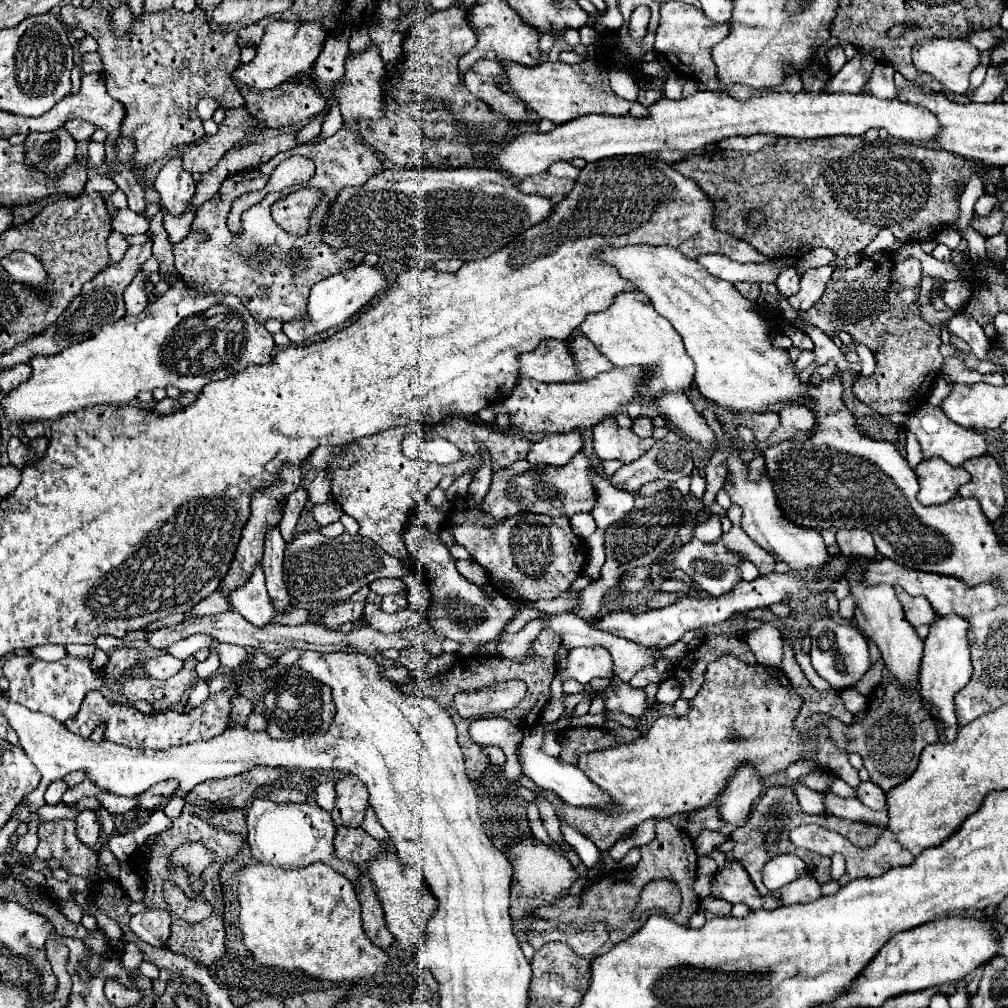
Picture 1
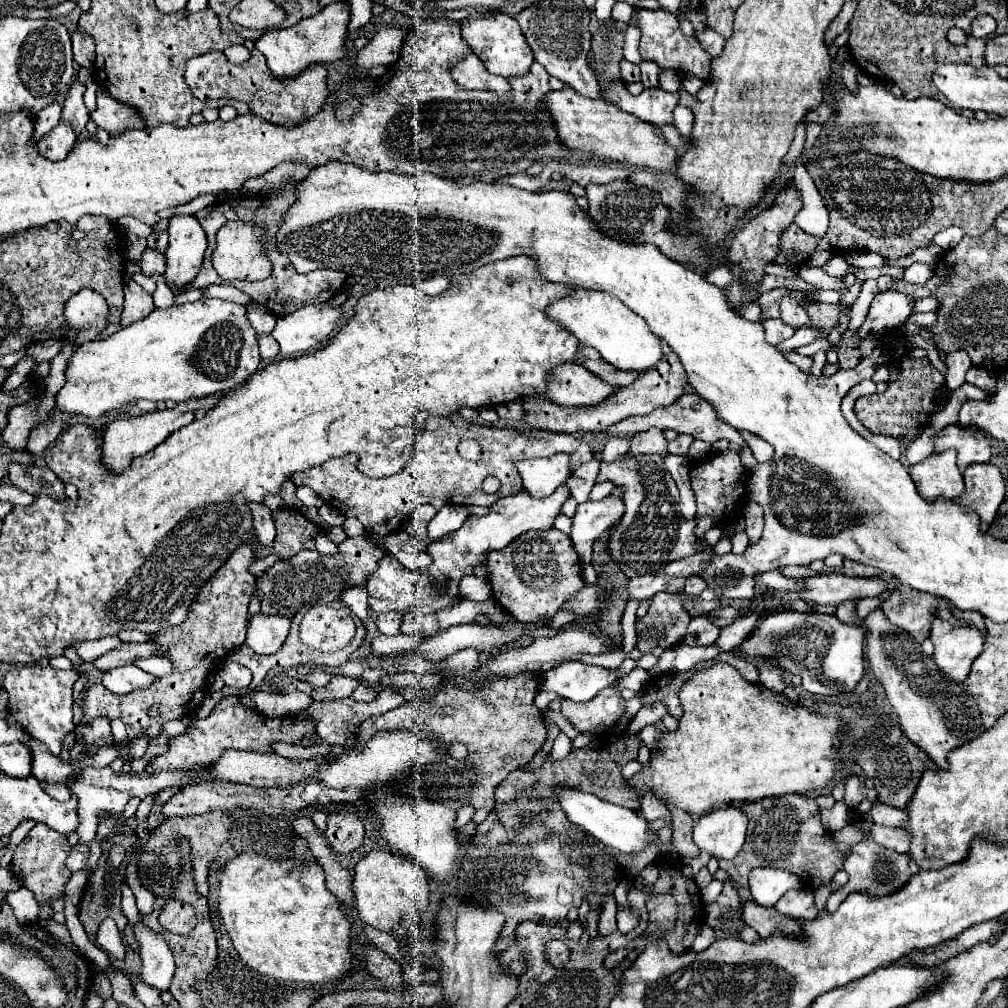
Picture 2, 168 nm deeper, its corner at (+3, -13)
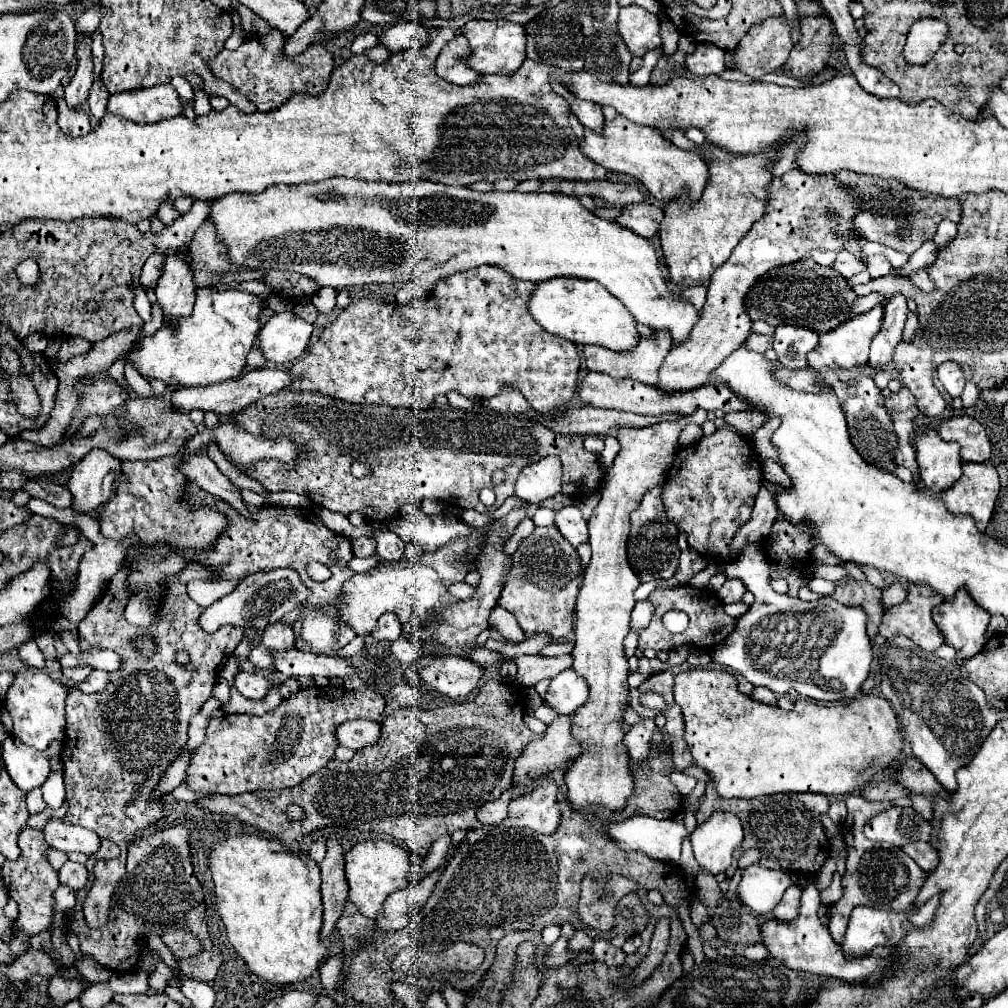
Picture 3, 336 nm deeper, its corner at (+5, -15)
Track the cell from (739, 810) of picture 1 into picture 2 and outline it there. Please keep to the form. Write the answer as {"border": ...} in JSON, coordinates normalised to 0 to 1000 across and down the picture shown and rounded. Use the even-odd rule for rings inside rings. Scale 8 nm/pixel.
{"border":[[[718,801],[712,805],[706,805],[702,811],[694,811],[692,816],[688,818],[688,836],[702,844],[710,852],[726,852],[738,838],[740,830],[740,820],[742,820],[742,811],[736,803],[732,801]]]}

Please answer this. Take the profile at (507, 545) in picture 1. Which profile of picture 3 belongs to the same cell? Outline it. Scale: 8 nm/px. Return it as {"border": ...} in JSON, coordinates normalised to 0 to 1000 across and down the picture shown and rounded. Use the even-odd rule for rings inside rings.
{"border":[[[532,523],[510,549],[510,564],[496,588],[494,600],[514,614],[522,630],[544,628],[550,634],[560,634],[567,626],[575,568],[577,561],[573,547],[552,527],[552,523]]]}

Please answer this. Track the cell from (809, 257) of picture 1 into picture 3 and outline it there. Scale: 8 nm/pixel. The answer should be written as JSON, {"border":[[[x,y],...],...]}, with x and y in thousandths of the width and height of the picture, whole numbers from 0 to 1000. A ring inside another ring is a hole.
{"border":[[[833,249],[829,259],[827,259],[827,263],[825,263],[825,267],[833,269],[839,277],[843,277],[845,273],[849,273],[849,271],[859,267],[859,259],[849,255],[849,253],[845,253],[843,249]]]}

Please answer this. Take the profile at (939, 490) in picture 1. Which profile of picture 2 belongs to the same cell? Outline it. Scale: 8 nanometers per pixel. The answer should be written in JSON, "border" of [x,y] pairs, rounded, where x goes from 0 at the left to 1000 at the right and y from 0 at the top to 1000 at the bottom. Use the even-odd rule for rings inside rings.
{"border":[[[933,449],[933,453],[921,453],[913,461],[903,463],[903,473],[911,483],[911,489],[919,497],[929,497],[931,493],[948,495],[956,489],[954,467],[948,461],[948,449]]]}

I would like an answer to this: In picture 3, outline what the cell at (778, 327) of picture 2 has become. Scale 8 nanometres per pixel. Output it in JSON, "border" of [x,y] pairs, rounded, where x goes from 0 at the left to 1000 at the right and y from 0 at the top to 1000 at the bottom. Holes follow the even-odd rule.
{"border":[[[746,330],[740,336],[740,344],[746,346],[746,348],[752,348],[752,350],[758,350],[764,342],[766,342],[766,334],[762,334],[762,332],[750,332],[750,330]]]}

